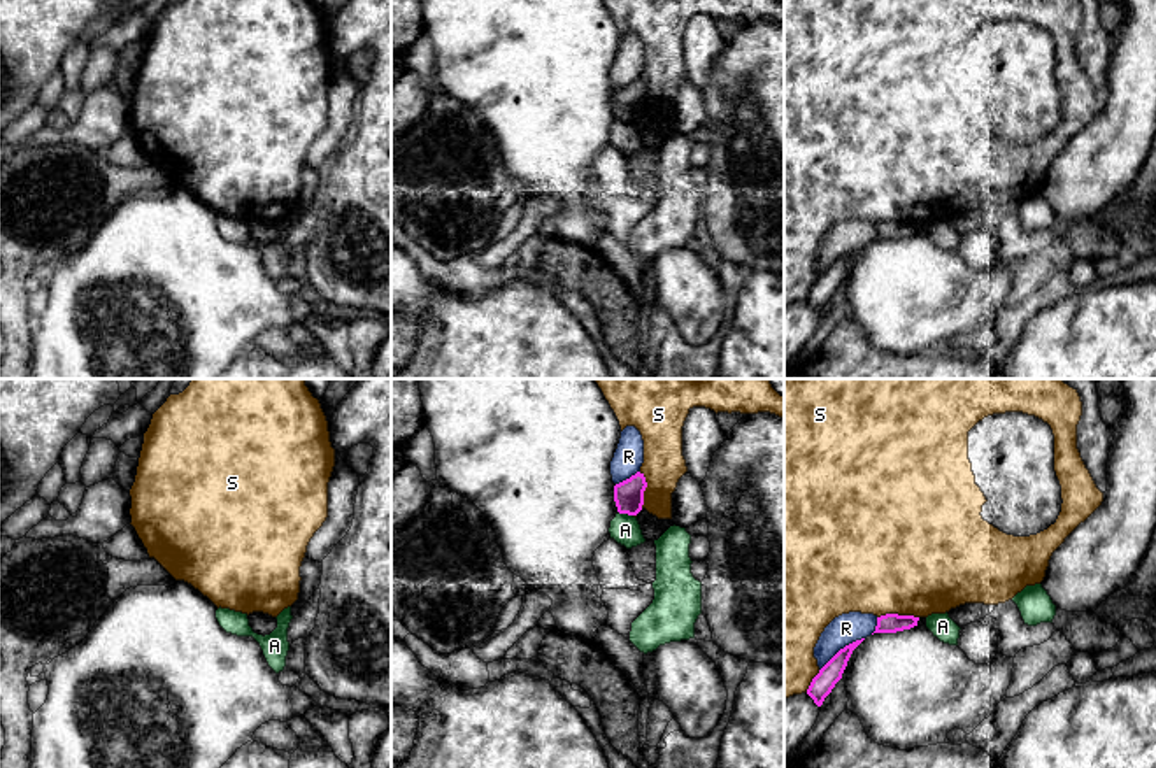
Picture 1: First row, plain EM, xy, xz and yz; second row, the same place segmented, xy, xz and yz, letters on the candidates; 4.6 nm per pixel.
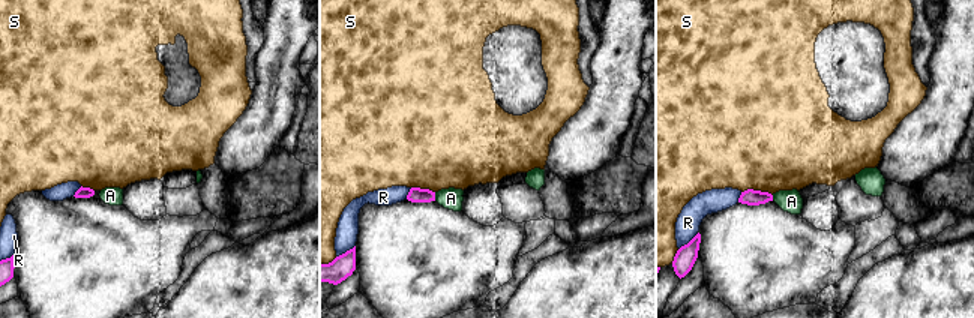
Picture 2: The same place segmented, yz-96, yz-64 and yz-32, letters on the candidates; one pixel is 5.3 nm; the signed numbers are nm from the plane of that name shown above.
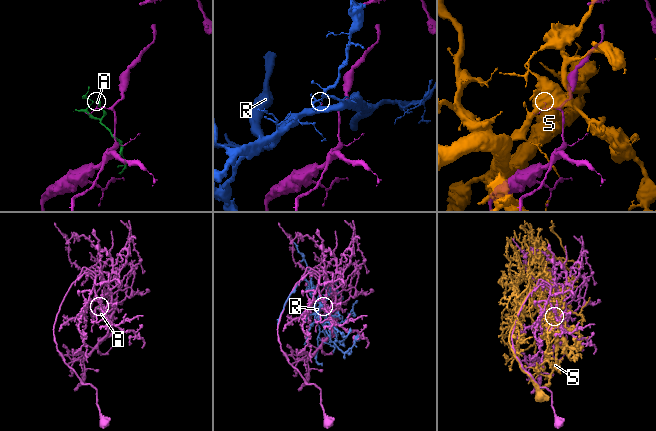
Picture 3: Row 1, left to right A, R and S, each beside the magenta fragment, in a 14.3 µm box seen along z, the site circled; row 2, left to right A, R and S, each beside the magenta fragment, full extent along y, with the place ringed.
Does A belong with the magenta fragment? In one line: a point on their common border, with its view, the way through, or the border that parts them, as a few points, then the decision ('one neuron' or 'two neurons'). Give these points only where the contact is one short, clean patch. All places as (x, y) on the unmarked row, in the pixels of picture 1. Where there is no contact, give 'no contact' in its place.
xz (625, 120) | along xz (618, 118), (632, 123) | two neurons

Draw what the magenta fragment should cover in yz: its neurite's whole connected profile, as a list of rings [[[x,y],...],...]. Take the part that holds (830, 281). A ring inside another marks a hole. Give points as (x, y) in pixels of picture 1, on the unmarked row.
[[[856,247],[844,256],[840,256],[821,277],[819,281],[812,286],[807,302],[814,307],[817,314],[823,312],[824,305],[831,300],[835,291],[842,286],[842,281],[847,274],[847,268],[853,261],[853,258],[863,249]]]

